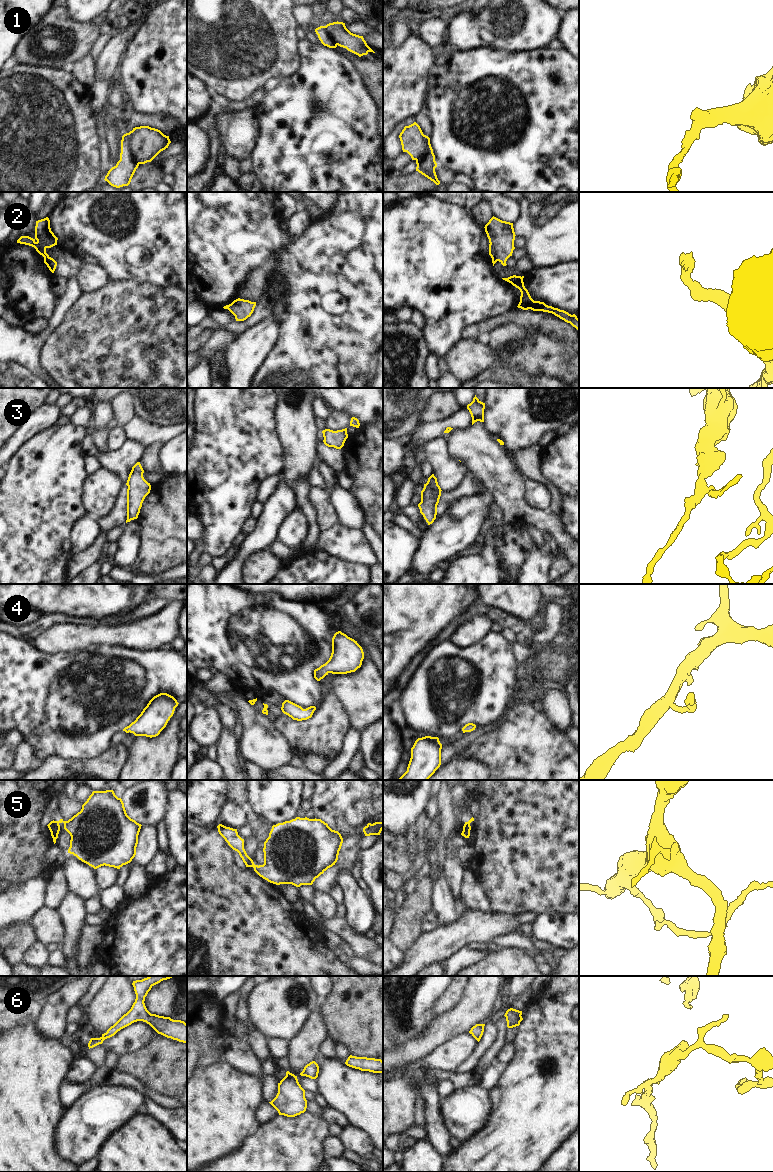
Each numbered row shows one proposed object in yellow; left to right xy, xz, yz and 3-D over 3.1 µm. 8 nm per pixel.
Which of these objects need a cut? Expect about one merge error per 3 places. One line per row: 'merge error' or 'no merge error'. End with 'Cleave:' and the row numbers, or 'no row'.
1: merge error
2: no merge error
3: no merge error
4: no merge error
5: merge error
6: no merge error
Cleave: 1, 5

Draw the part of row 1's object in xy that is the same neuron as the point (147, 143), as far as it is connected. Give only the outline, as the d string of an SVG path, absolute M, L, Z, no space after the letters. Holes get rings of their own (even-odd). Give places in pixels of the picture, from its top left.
M149 126L135 127L129 134L131 136L133 154L139 164L151 162L171 143L169 136Z

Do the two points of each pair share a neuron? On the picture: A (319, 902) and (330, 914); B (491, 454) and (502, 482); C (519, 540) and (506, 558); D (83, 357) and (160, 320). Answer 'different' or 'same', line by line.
A: same
B: same
C: same
D: same

